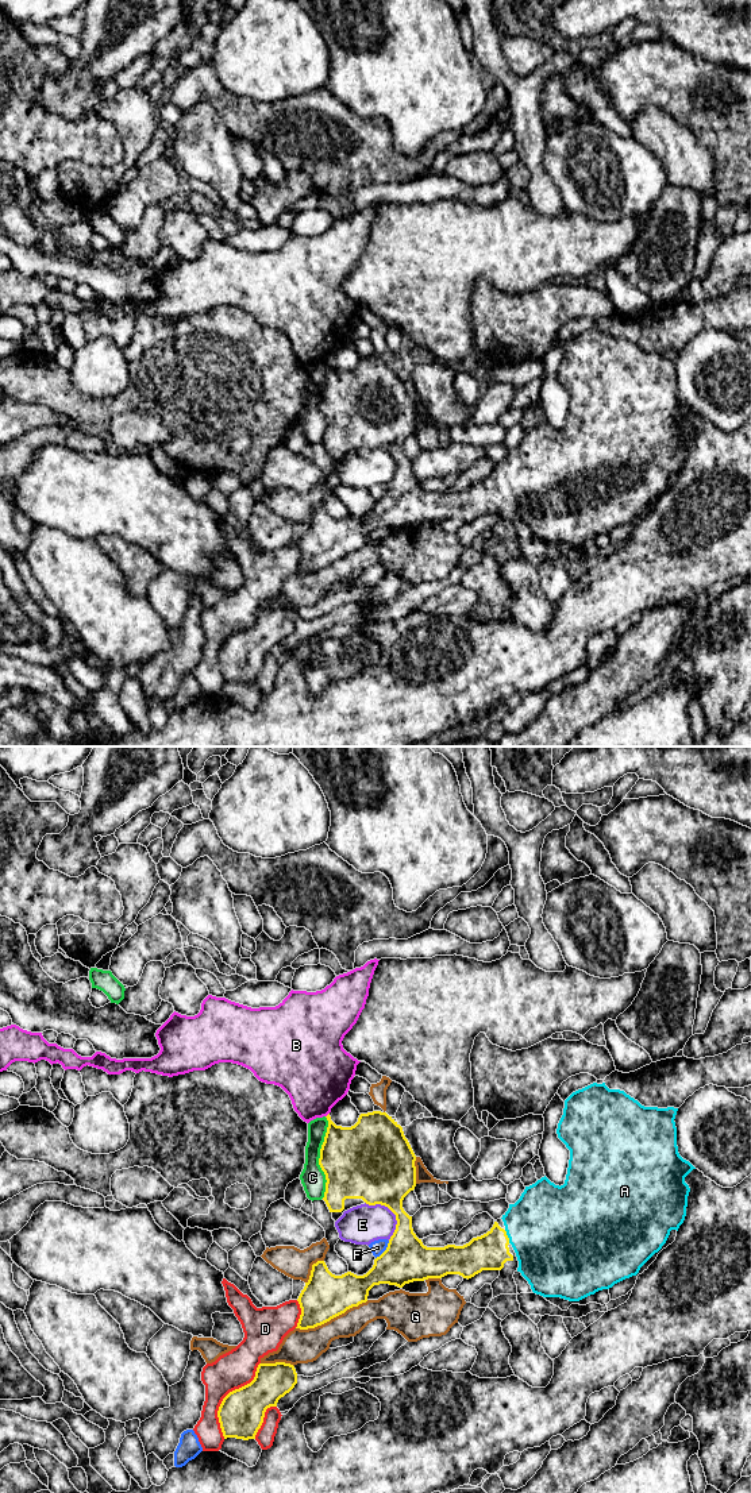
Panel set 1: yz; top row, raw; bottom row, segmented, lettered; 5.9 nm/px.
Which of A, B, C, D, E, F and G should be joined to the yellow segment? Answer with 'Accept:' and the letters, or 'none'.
Accept: A

